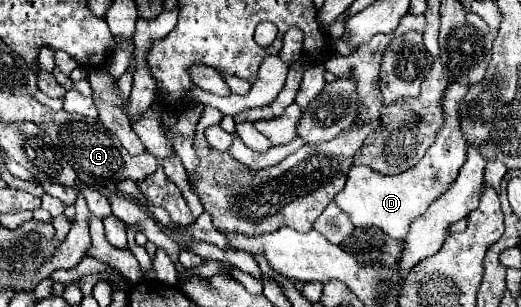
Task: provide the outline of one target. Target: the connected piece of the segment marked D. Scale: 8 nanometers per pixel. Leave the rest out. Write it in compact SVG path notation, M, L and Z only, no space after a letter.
M459 82L449 84L449 90L445 90L441 98L445 122L437 132L435 142L431 144L431 148L425 152L423 160L417 166L397 176L381 176L379 172L373 172L369 166L353 166L349 170L347 184L335 196L335 200L349 214L349 218L357 228L377 226L387 236L403 240L409 230L409 224L417 216L421 216L429 208L429 204L433 204L445 190L449 190L449 186L457 178L459 168L467 160L467 142L465 136L461 134L459 116L457 116L457 102L467 94L467 90L469 86Z

